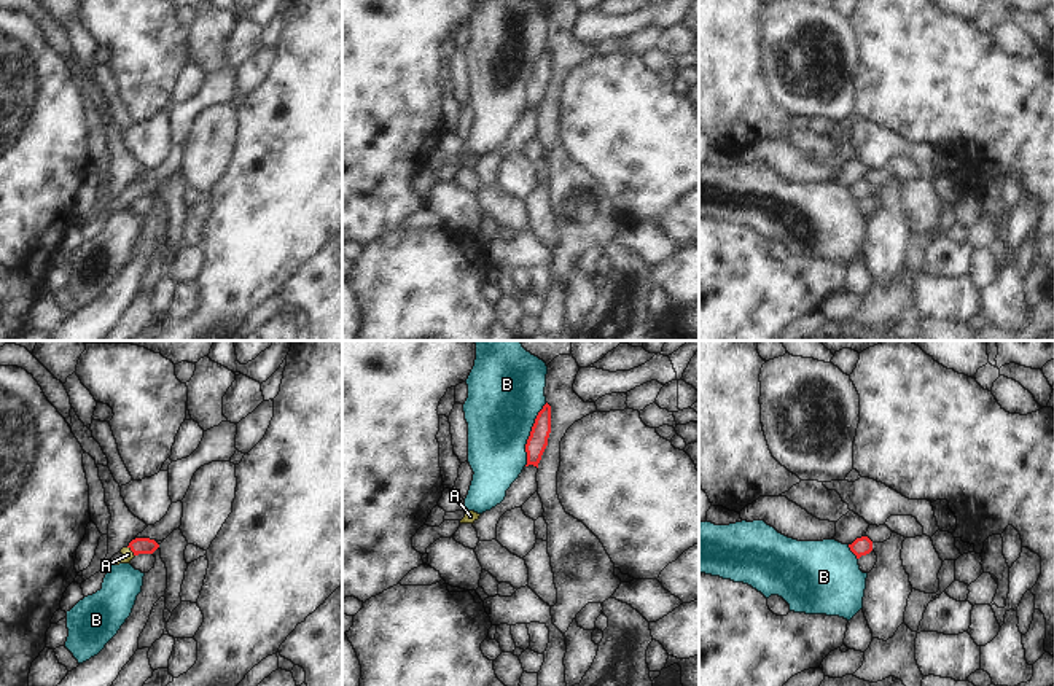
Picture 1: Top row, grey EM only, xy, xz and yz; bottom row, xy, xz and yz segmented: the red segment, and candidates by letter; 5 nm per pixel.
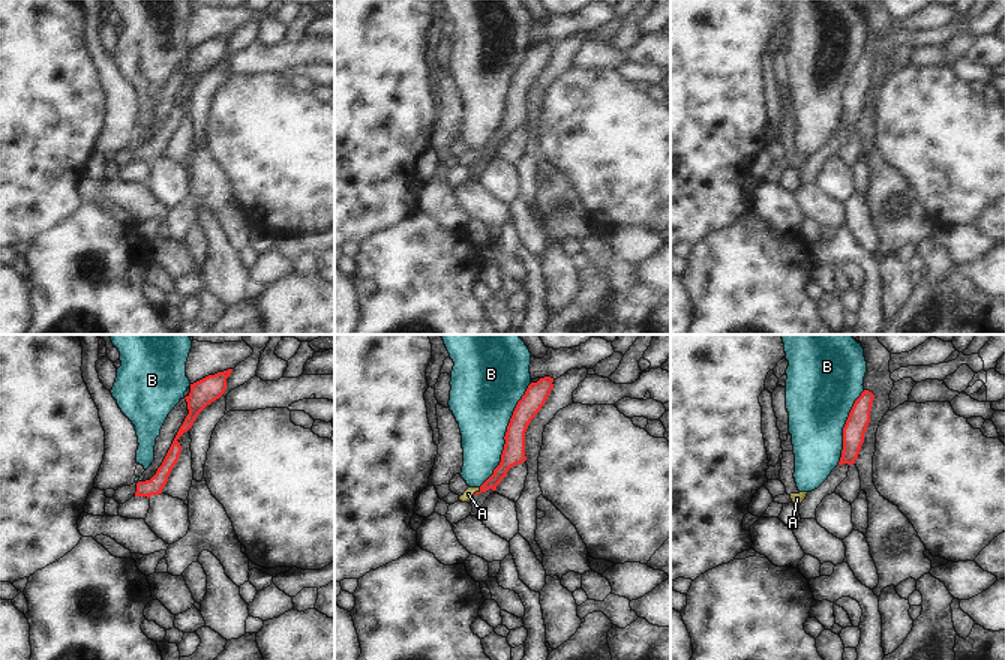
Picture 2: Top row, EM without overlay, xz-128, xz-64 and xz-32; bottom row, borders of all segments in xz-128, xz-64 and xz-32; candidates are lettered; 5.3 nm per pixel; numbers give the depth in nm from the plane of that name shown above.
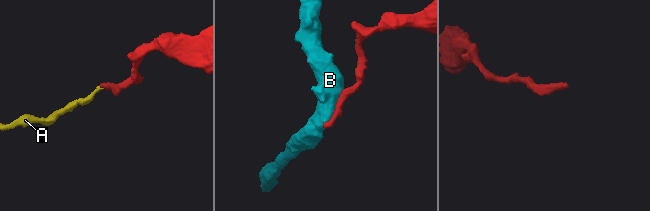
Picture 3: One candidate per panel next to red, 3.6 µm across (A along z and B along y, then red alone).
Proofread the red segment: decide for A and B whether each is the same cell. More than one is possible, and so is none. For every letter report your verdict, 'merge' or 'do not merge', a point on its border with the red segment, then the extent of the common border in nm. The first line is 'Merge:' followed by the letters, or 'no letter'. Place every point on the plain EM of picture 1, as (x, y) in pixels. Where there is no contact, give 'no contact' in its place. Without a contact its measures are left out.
Merge: A
A: merge; meets red in xy at (131, 193); contact 70 nm long
B: do not merge; meets red in xz at (530, 78); contact 340 nm long

